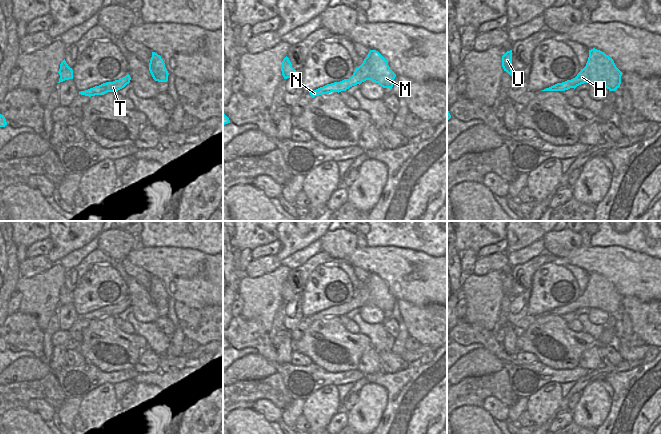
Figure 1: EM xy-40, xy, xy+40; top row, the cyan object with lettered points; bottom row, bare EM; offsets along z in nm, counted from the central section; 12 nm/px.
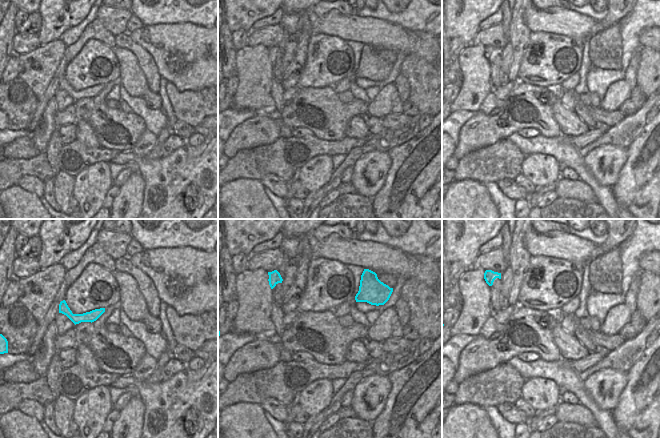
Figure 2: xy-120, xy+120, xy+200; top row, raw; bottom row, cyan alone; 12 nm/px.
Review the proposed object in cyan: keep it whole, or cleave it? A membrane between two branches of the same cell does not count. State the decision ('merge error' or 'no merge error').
no merge error

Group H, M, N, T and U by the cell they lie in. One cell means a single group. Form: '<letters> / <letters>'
H M N T U

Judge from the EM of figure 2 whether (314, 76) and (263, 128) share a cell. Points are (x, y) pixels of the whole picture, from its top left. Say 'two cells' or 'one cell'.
two cells

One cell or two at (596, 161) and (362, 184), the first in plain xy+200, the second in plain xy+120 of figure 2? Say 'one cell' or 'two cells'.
one cell

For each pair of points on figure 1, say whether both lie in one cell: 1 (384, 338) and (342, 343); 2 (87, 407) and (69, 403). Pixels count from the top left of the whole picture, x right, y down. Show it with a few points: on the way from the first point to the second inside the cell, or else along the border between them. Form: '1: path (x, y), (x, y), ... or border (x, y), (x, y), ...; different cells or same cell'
1: border (359, 332), (369, 339), (371, 346); different cells
2: border (81, 400), (77, 414); different cells

